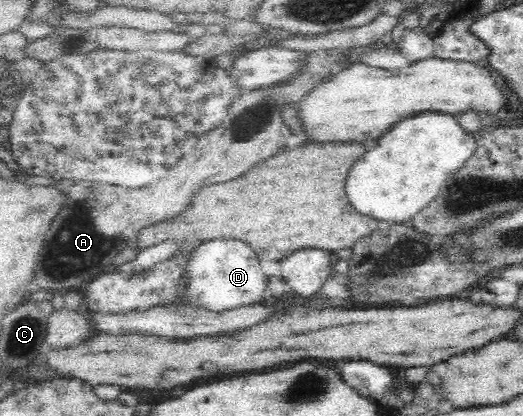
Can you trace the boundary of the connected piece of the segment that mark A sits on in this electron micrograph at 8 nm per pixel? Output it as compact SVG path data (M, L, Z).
M310 53L309 66L295 79L287 84L275 87L257 89L254 91L245 91L239 95L235 102L232 102L231 108L222 120L222 123L209 131L207 134L201 135L196 147L192 150L192 155L186 155L178 162L176 167L170 171L170 179L160 179L156 183L150 183L148 187L142 189L134 189L134 191L120 191L118 195L118 186L110 187L100 182L76 181L74 187L69 187L68 205L64 209L72 209L70 217L66 219L66 223L62 223L62 211L60 215L54 219L51 229L46 237L46 247L40 251L40 259L38 265L44 273L44 277L50 279L50 287L52 293L70 293L72 287L80 287L85 283L92 283L98 277L101 277L105 271L111 269L111 263L114 257L121 253L125 247L135 245L140 231L144 231L148 227L160 223L170 218L178 216L189 206L191 197L202 187L208 187L212 183L222 183L228 179L234 179L238 175L242 175L244 171L248 171L254 163L264 161L268 157L272 157L284 148L284 141L289 133L289 127L283 125L280 117L280 107L283 102L296 103L300 101L310 87L319 79L330 75L327 68L323 66L324 61L315 53Z

